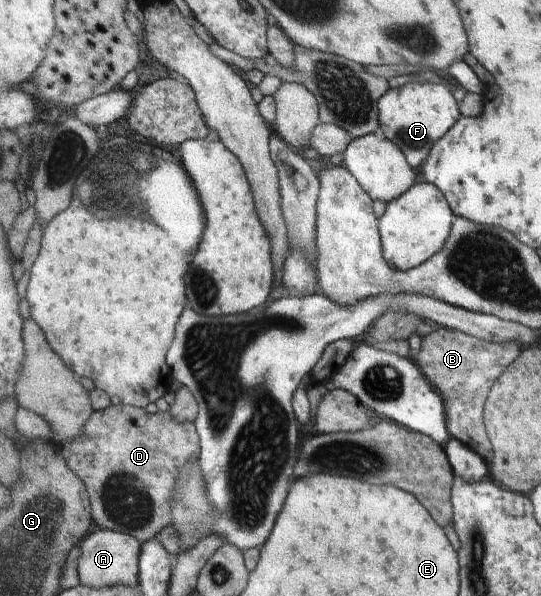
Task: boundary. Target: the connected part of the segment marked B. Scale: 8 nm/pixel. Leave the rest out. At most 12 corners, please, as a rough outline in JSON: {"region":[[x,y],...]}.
{"region":[[442,328],[413,359],[447,406],[452,436],[489,466],[484,404],[519,356]]}

